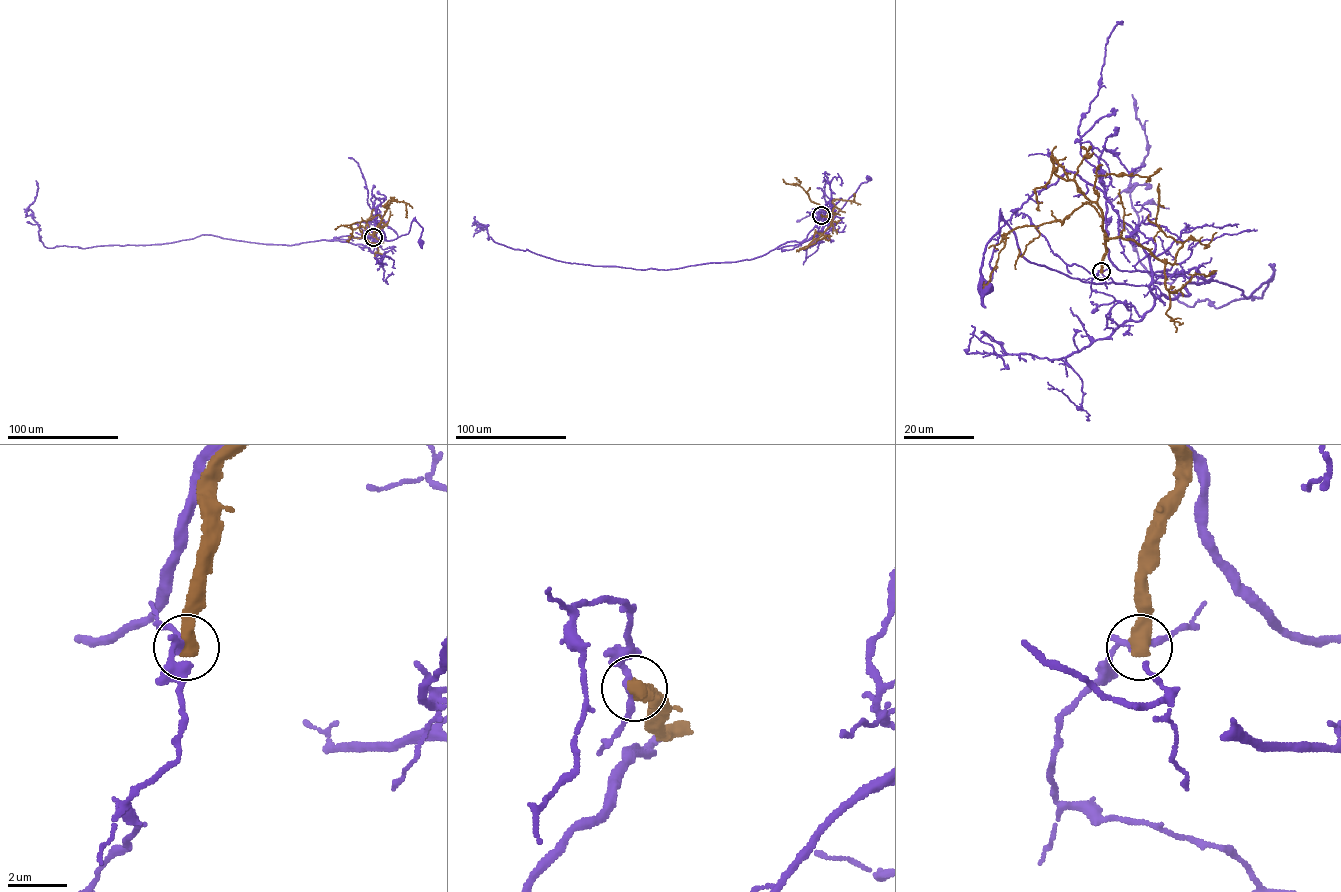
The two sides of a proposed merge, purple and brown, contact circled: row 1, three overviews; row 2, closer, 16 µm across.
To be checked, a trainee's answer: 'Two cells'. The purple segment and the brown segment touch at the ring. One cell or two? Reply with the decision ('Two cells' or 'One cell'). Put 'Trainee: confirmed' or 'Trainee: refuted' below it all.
Two cells
Trainee: confirmed

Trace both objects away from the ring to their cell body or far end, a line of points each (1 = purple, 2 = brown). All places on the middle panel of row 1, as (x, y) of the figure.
1: (821, 215), (819, 212), (818, 231), (868, 178)
2: (821, 215), (829, 215), (811, 201), (794, 177)

